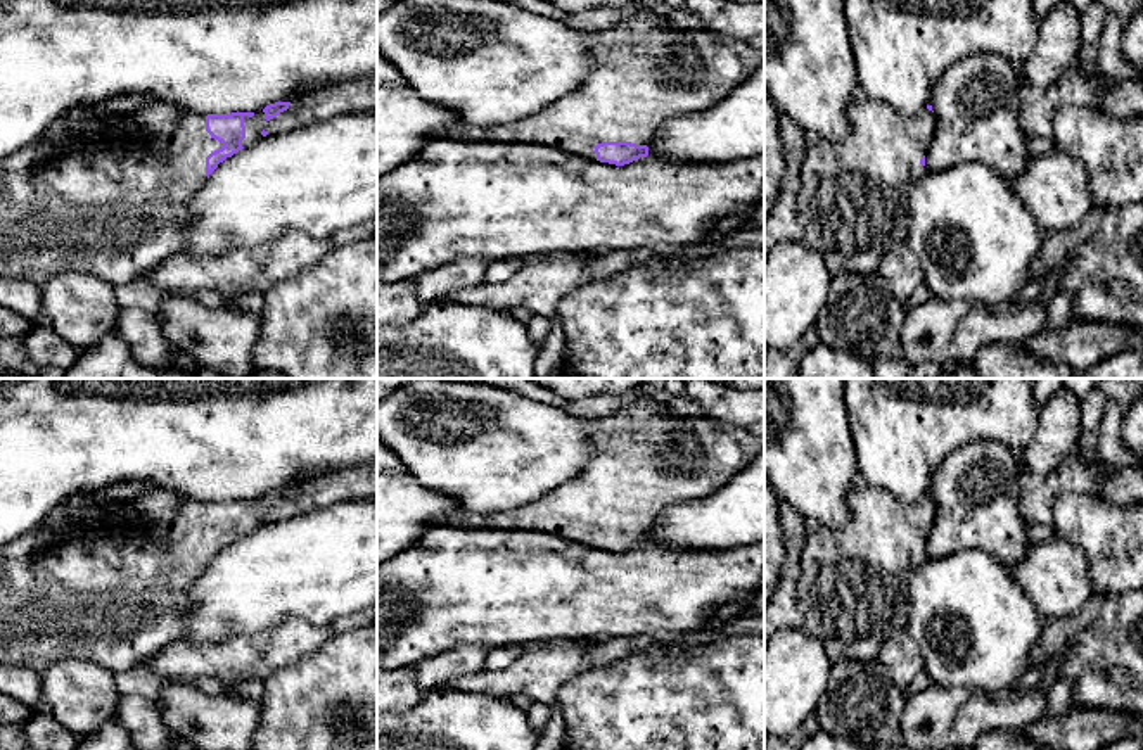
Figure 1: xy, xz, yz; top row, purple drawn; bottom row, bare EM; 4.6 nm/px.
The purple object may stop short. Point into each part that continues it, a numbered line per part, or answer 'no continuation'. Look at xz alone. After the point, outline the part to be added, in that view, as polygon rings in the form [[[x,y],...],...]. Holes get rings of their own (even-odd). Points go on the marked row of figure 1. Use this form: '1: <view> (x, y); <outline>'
1: xz (645, 71); [[[648,9],[619,21],[605,31],[588,35],[588,43],[593,54],[591,71],[571,93],[552,100],[540,112],[524,116],[510,124],[472,126],[462,123],[450,130],[439,130],[436,137],[474,142],[540,143],[597,159],[595,147],[602,142],[647,145],[666,121],[711,109],[738,88],[764,60],[764,54],[750,47],[747,40],[718,38],[702,29],[676,29],[667,17],[659,17]]]

